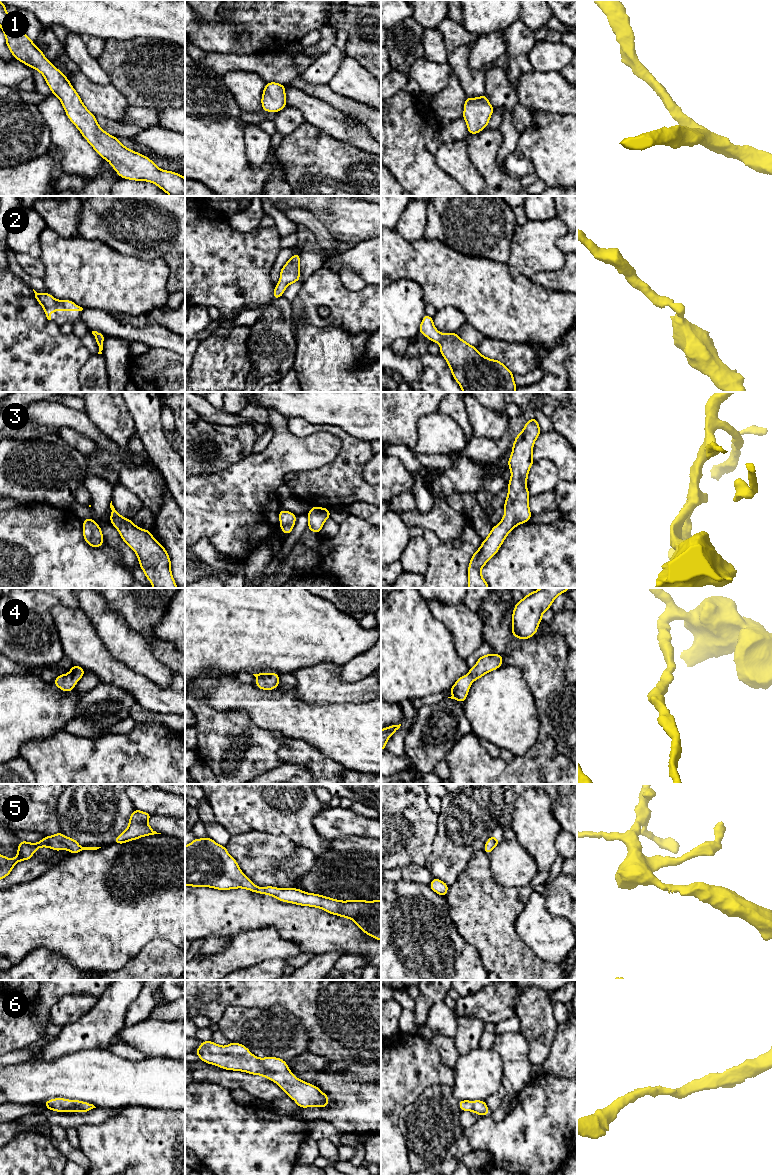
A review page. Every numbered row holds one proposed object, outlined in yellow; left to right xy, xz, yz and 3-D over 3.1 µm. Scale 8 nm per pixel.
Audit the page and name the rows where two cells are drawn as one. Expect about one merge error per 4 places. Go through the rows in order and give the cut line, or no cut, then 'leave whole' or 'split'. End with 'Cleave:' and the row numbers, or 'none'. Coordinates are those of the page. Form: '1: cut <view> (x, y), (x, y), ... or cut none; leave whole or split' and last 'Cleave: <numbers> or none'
1: cut none; leave whole
2: cut none; leave whole
3: cut none; leave whole
4: cut none; leave whole
5: cut none; leave whole
6: cut none; leave whole
Cleave: none

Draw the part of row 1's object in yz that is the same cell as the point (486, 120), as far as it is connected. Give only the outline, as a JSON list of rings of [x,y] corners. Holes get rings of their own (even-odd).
[[[486,95],[476,98],[467,97],[464,103],[463,118],[468,127],[468,134],[477,134],[488,126],[494,111]]]

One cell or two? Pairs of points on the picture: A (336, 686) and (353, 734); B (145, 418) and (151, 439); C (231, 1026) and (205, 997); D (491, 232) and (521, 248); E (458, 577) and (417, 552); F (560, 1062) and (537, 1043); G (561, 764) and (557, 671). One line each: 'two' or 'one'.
A: two
B: one
C: two
D: two
E: two
F: two
G: two

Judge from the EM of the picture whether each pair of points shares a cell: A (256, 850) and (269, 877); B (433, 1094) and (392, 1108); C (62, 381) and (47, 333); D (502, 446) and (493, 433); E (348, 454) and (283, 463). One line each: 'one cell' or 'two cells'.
A: one cell
B: two cells
C: one cell
D: two cells
E: two cells

